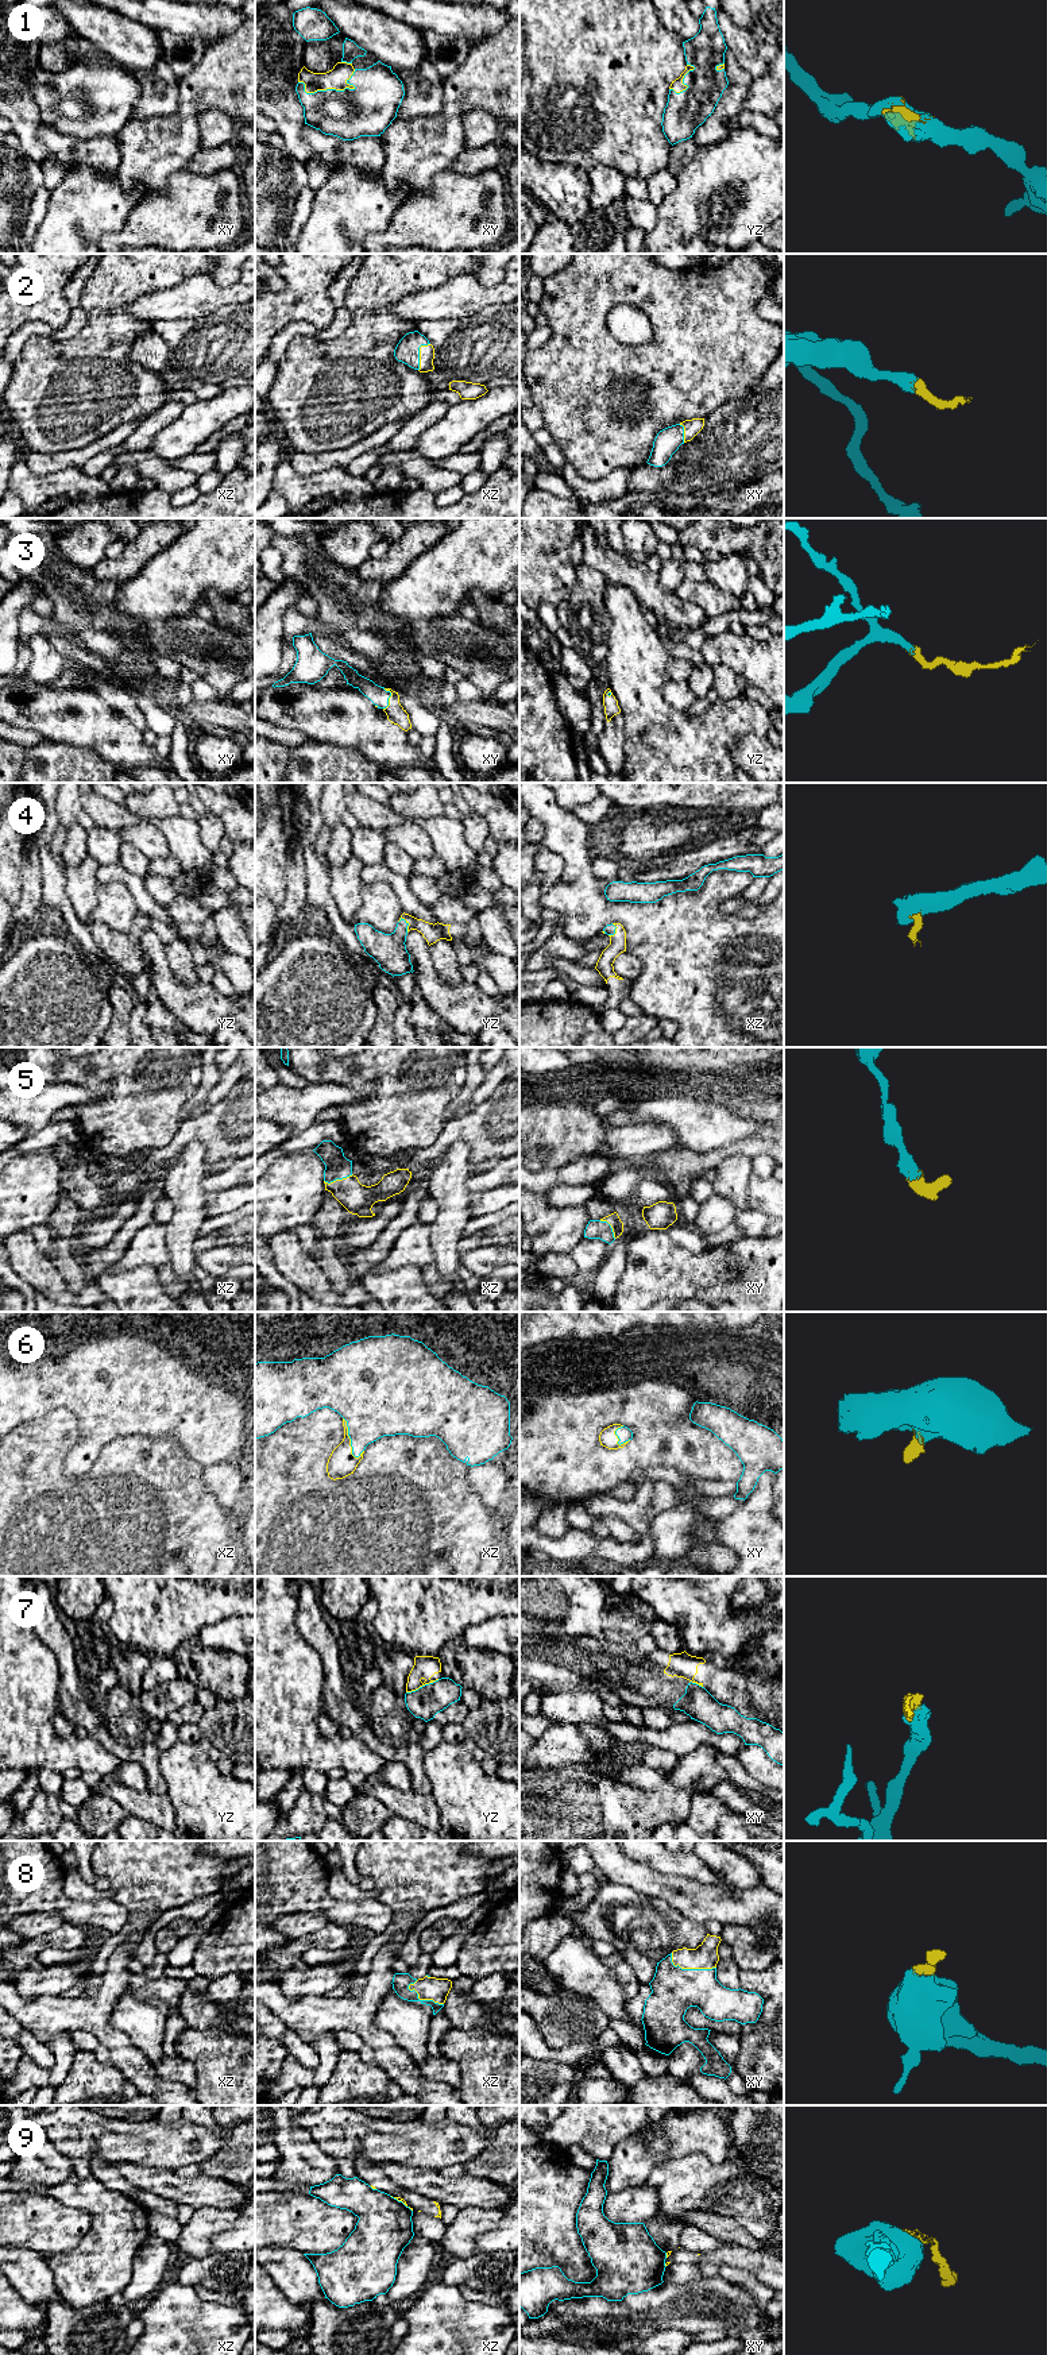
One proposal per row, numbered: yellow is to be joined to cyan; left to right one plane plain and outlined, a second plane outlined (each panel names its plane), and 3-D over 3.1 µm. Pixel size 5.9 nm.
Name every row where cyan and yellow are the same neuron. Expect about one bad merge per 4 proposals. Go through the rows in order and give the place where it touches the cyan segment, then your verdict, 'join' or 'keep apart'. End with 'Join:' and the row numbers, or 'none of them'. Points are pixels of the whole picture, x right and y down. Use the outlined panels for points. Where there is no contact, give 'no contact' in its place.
1: xy (329, 89) | join
2: xz (418, 354) | join
3: xy (389, 697) | join
4: yz (408, 925) | join
5: xz (337, 1178) | join
6: xz (350, 1437) | join
7: yz (422, 1686) | keep apart
8: xy (690, 1969) | join
9: xz (401, 2201) | keep apart
Join: 1, 2, 3, 4, 5, 6, 8

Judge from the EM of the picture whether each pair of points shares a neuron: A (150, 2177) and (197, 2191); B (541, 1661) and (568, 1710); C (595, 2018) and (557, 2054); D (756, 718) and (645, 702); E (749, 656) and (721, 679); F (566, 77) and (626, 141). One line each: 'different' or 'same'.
A: same
B: different
C: different
D: same
E: different
F: same

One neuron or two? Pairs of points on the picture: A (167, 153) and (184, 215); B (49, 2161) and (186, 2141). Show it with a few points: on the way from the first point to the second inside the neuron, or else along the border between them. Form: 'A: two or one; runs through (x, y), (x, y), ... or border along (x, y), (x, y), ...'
A: two; border along (185, 169), (174, 173), (165, 189), (149, 193)
B: two; border along (49, 2138), (60, 2151), (72, 2158)

